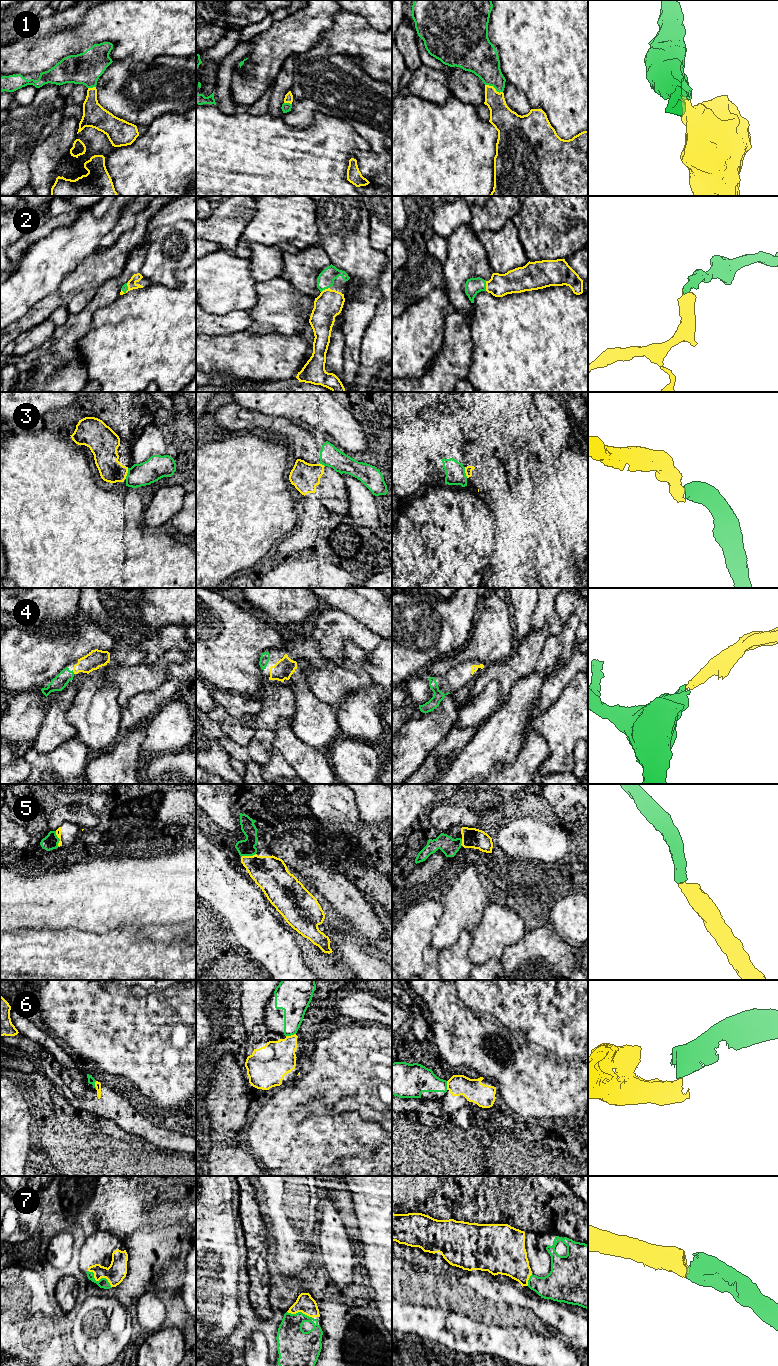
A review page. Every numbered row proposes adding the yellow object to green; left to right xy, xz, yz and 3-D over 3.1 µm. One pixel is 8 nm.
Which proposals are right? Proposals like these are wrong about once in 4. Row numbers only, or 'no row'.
1, 2, 4, 5, 7

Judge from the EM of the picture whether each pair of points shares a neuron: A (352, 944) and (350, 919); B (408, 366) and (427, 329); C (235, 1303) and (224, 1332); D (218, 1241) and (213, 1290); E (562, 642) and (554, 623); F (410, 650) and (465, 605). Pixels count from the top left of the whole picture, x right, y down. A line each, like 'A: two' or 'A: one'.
A: two
B: one
C: one
D: one
E: two
F: one

